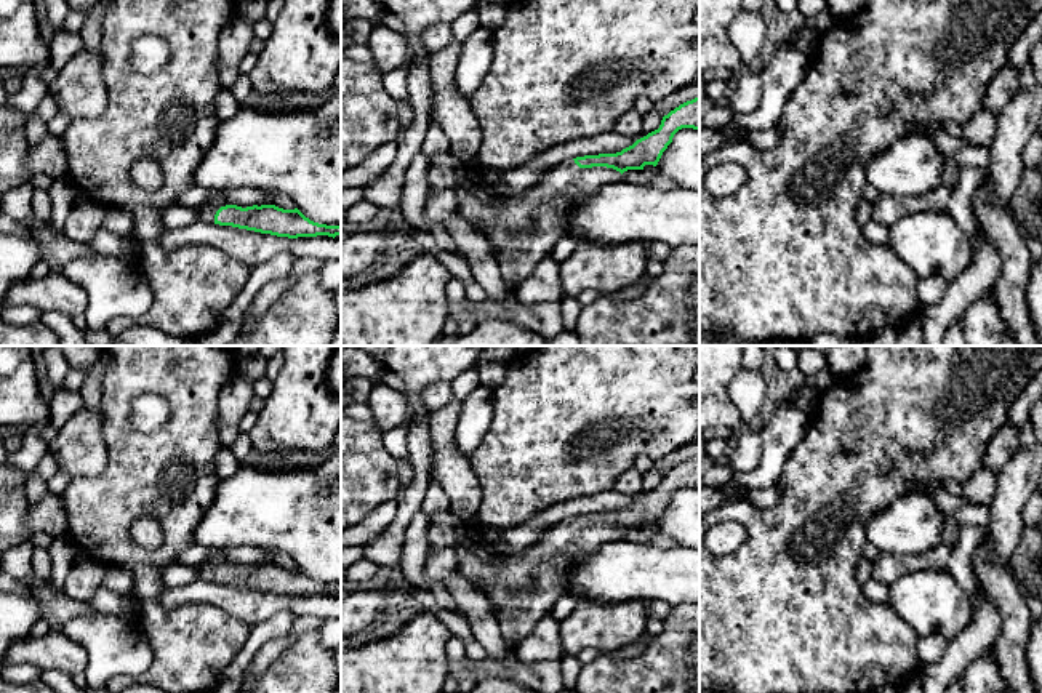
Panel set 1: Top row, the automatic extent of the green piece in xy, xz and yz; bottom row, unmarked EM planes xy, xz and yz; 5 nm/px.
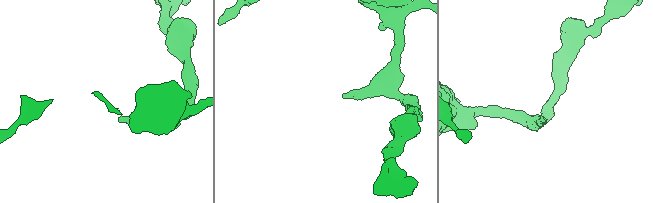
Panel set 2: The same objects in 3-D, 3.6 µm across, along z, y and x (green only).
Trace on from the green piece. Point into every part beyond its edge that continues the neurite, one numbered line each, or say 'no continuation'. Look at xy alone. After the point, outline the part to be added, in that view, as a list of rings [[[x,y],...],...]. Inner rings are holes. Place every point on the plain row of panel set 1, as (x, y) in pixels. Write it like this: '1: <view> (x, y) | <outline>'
1: xy (207, 568) | [[[213,557],[210,560],[205,560],[198,565],[200,570],[200,578],[206,579],[206,581],[214,581],[214,573],[221,565],[230,563],[227,559],[224,557]]]

